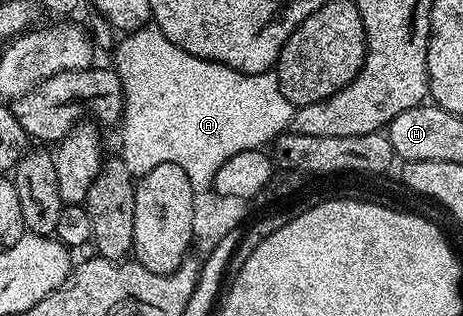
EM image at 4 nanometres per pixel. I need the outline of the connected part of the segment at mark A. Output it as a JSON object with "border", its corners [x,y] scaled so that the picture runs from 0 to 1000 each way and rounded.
{"border":[[[320,73],[305,92],[281,95],[268,117],[274,120],[248,155],[244,215],[266,278],[266,367],[261,373],[266,484],[261,484],[261,503],[270,516],[270,528],[279,528],[285,554],[307,554],[330,541],[330,528],[348,528],[348,516],[382,516],[382,528],[391,528],[391,541],[400,541],[400,554],[408,554],[408,579],[421,601],[454,601],[462,589],[469,541],[477,541],[477,516],[486,516],[486,503],[503,503],[503,491],[521,491],[521,478],[568,472],[583,462],[594,437],[626,399],[633,339],[624,326],[624,313],[616,313],[616,301],[603,272],[603,241],[592,225],[523,231],[516,218],[505,218],[492,206],[479,206],[467,193],[447,193],[425,174],[408,174],[408,161],[365,136],[365,123],[356,123],[356,111],[330,73]]]}

